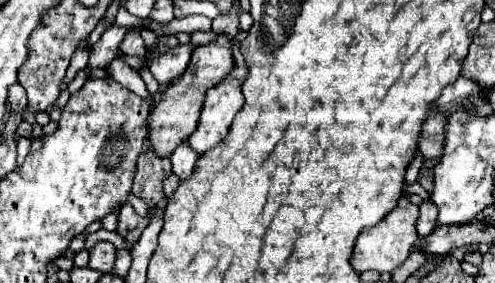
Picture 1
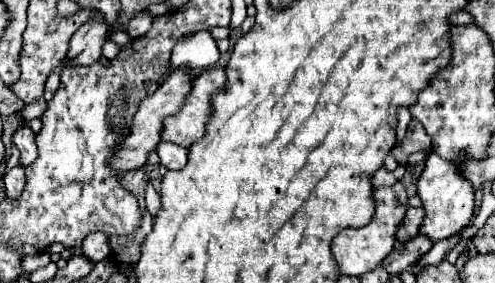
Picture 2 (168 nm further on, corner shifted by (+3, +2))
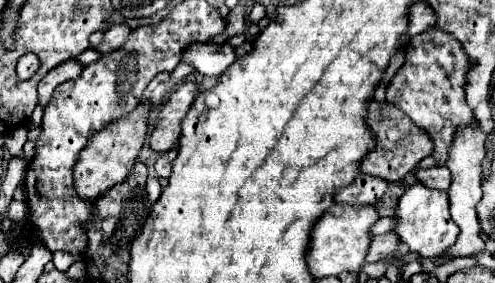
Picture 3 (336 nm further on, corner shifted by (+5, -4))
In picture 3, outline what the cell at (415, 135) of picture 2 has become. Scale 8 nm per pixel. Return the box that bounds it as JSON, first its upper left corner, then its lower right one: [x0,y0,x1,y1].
[359,98,433,182]

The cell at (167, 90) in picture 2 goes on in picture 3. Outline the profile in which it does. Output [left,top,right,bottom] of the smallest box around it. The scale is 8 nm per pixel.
[73,104,149,202]

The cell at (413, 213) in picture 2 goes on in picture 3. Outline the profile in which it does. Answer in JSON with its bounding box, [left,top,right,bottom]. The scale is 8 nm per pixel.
[365,232,403,262]

